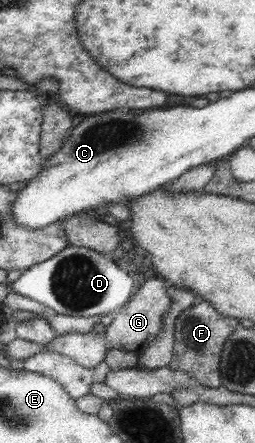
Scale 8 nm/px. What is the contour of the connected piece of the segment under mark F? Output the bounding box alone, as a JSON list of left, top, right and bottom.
[168,300,239,388]

